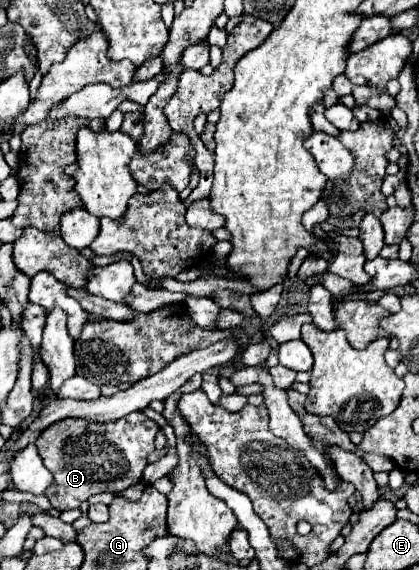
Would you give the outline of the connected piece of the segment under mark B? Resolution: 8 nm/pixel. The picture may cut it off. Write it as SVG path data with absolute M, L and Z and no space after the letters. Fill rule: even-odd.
M131 412L115 422L87 422L65 418L41 432L35 446L45 468L53 474L47 498L57 510L79 508L83 500L97 492L123 492L141 480L147 456L155 450L155 432L159 426L143 412Z

